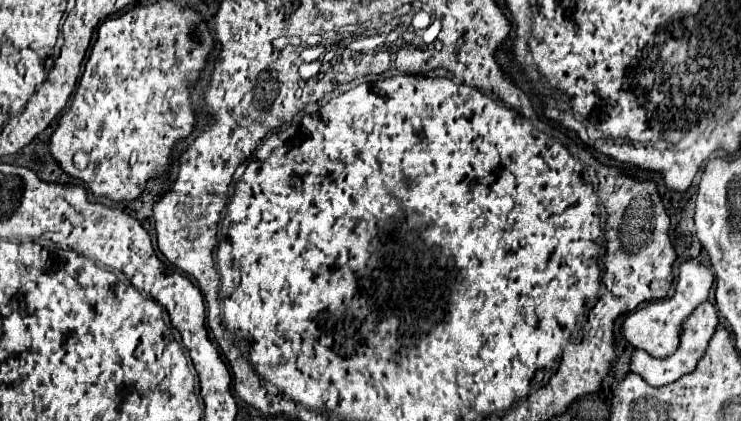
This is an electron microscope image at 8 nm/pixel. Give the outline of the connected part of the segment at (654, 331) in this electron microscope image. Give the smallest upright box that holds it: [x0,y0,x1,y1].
[620,259,714,357]

